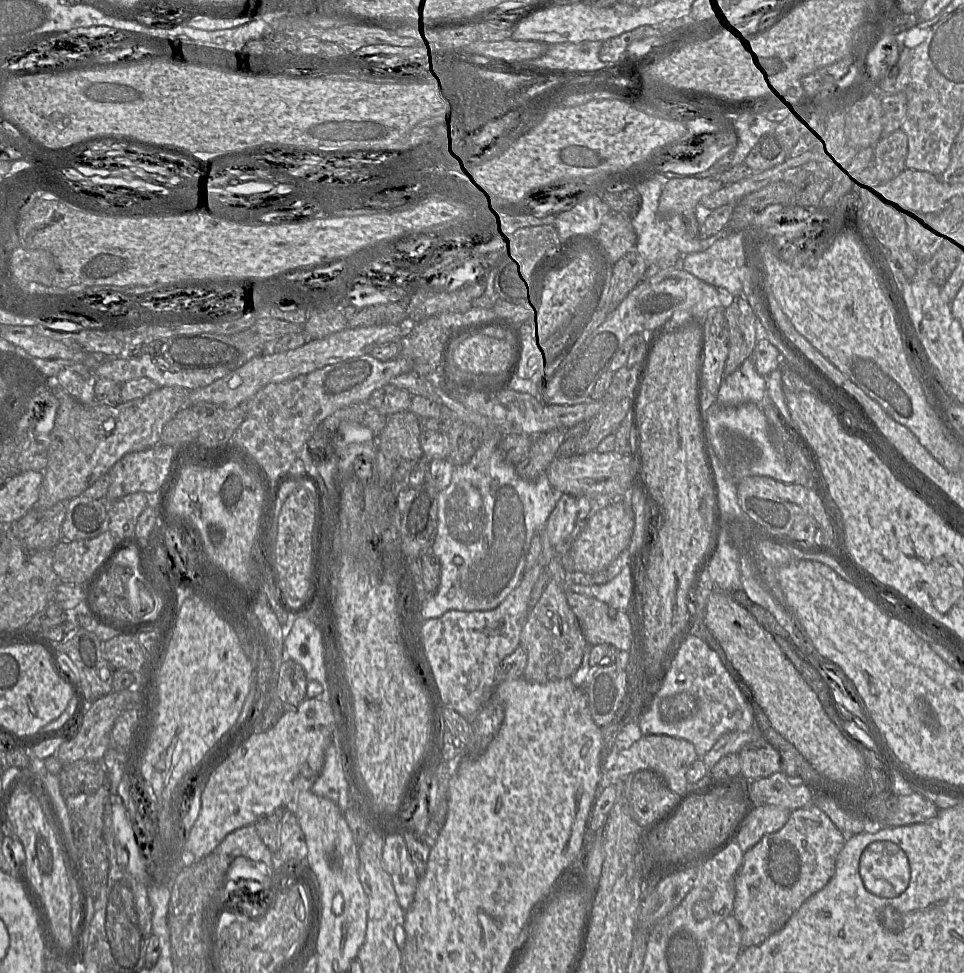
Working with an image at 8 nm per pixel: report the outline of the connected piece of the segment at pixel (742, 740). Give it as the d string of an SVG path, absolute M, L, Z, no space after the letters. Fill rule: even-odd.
M755 720L755 725L753 729L742 732L730 732L723 735L707 752L702 760L706 764L708 769L711 769L721 758L728 754L739 753L740 750L751 741L763 738L760 735L760 731L757 727L757 722Z

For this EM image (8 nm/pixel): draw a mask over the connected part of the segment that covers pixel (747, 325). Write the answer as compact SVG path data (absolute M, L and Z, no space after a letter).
M734 296L731 305L724 309L724 316L728 326L729 350L723 378L736 371L751 356L756 345L755 315L744 297Z

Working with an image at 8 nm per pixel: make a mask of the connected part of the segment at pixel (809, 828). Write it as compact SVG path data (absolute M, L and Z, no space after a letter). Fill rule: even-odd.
M813 801L812 805L791 810L783 828L765 835L744 853L736 876L733 910L741 928L743 948L778 932L808 898L826 886L845 841L846 835Z

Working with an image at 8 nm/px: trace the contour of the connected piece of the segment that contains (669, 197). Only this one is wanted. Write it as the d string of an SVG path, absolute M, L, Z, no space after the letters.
M718 177L677 178L662 186L657 214L668 218L684 211L694 211L699 201L722 187Z

